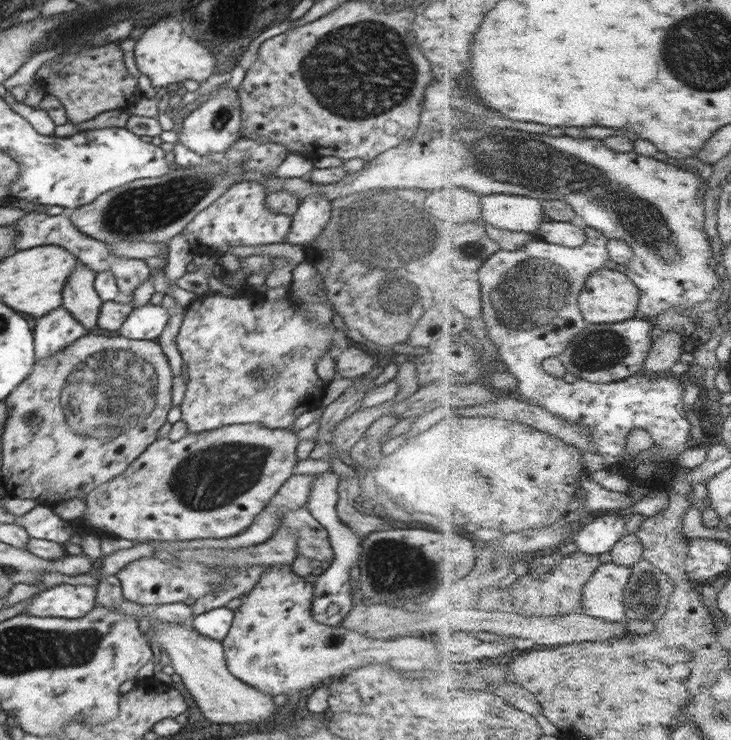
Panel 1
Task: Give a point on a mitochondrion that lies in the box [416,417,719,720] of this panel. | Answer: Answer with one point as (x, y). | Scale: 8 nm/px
(643, 596)

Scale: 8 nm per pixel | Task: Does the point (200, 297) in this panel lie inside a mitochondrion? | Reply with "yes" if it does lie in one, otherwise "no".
no

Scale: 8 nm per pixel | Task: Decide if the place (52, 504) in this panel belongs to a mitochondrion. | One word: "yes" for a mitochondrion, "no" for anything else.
no

